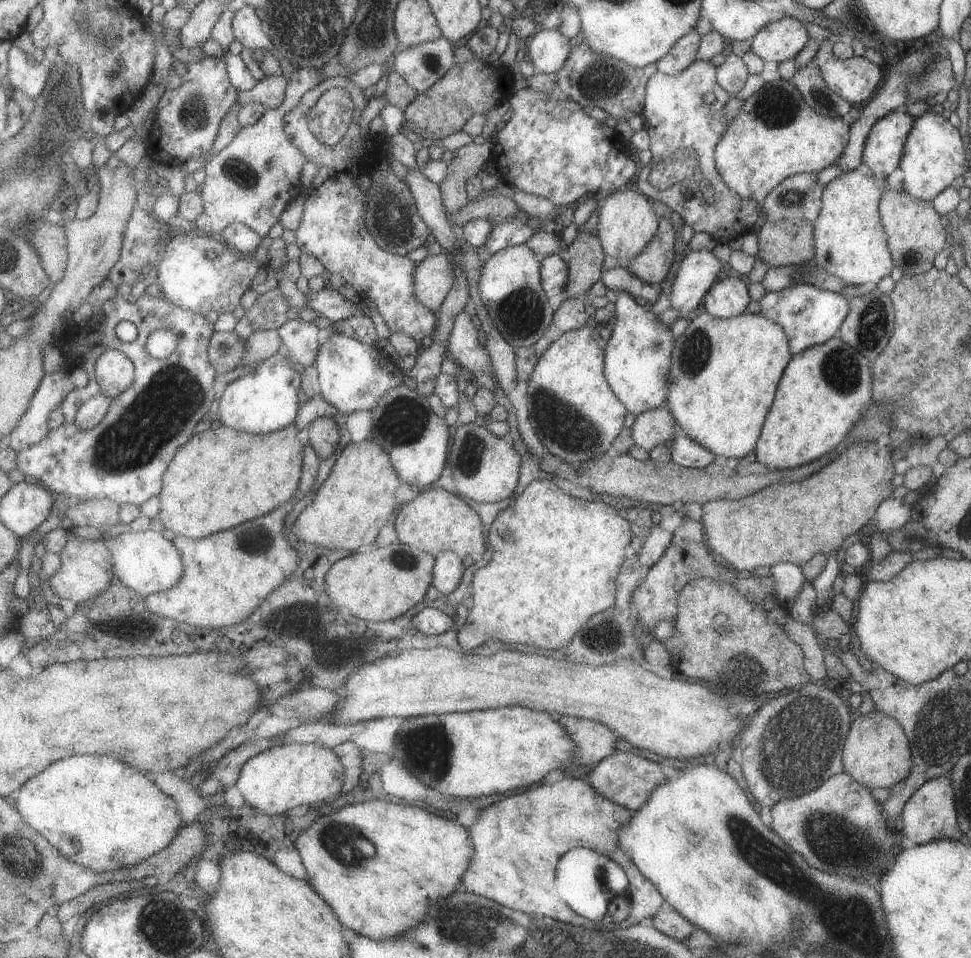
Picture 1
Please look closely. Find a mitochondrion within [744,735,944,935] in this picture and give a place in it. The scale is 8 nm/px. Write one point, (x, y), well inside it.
(827, 834)

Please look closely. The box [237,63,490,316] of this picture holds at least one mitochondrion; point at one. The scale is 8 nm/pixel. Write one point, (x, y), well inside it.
(394, 222)

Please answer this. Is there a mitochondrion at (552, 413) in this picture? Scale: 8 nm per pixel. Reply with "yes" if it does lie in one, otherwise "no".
yes

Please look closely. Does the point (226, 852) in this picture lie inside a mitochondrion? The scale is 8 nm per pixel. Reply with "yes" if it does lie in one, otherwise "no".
no

